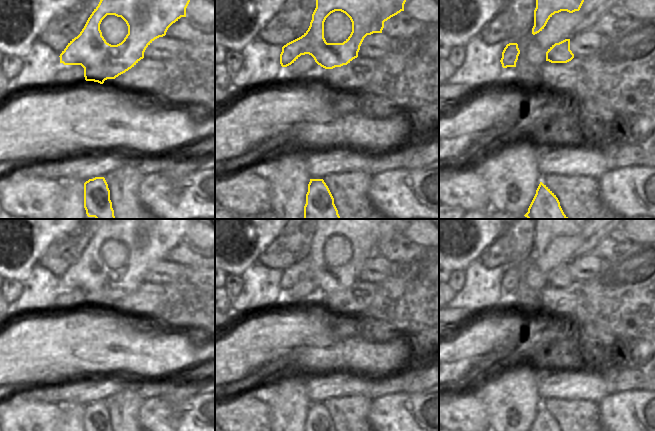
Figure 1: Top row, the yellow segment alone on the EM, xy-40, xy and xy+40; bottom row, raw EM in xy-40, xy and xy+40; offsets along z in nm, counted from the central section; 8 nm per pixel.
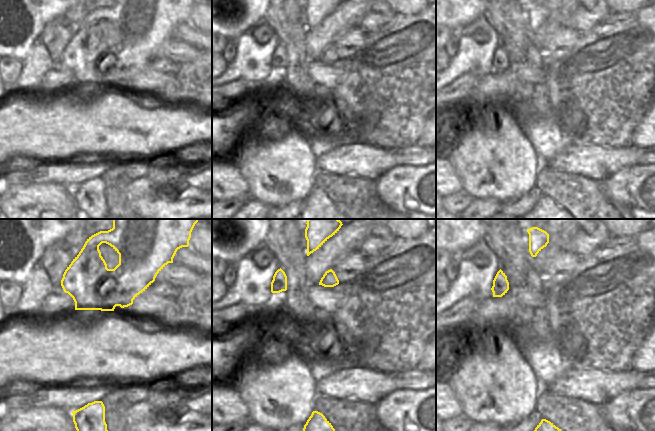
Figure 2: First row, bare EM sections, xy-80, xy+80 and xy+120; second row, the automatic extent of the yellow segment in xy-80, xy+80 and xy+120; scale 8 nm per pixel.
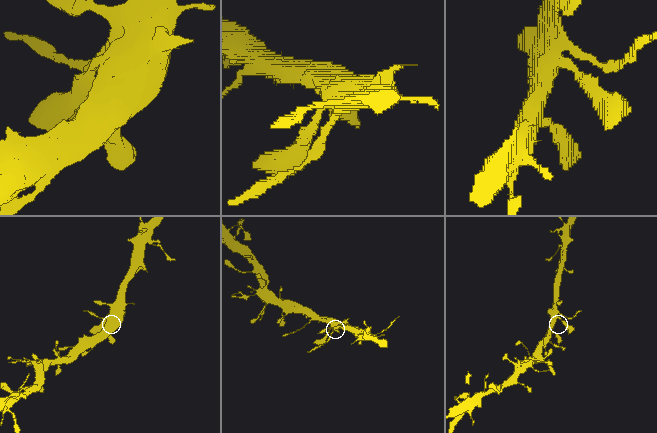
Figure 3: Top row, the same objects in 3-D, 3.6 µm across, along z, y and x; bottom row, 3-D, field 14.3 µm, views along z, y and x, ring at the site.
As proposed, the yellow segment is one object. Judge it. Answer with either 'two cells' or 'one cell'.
one cell

